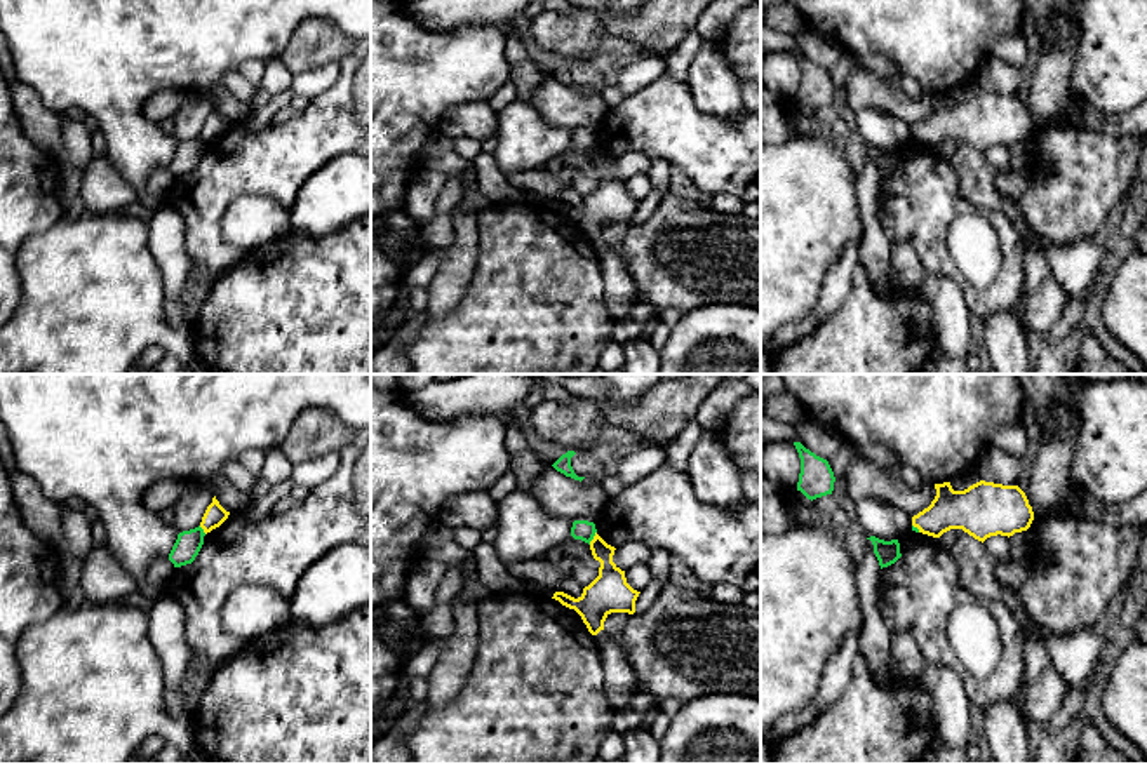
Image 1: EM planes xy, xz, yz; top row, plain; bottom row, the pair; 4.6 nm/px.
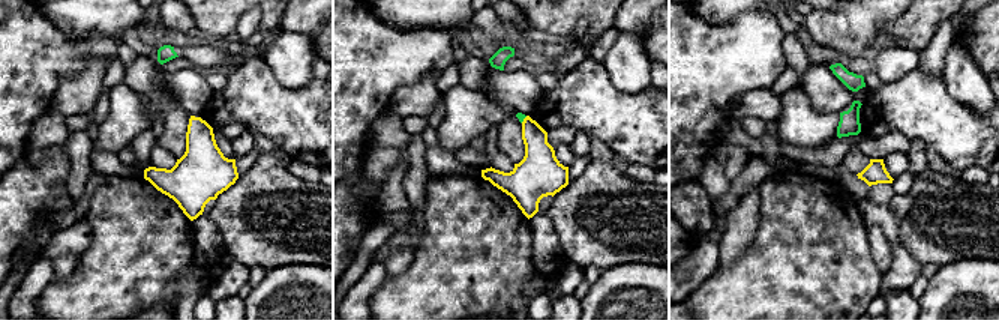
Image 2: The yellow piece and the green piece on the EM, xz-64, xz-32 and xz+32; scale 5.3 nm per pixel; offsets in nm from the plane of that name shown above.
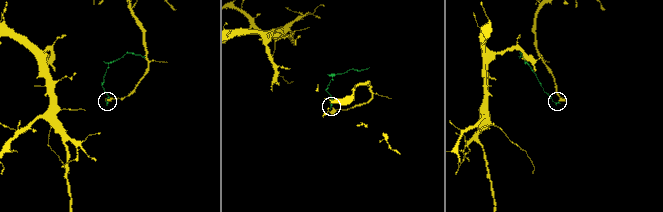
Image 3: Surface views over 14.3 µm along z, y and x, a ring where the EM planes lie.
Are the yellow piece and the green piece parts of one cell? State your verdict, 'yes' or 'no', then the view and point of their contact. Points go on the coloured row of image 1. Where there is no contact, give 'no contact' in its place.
no; meets yellow in xz at (594, 538)

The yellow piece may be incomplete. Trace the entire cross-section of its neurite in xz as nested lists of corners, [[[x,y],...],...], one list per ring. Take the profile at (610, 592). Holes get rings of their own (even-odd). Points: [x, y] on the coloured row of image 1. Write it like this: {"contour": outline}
{"contour": [[[597,533],[590,541],[590,550],[595,560],[600,562],[599,576],[583,588],[583,593],[574,599],[564,592],[555,592],[552,599],[562,606],[574,609],[592,635],[604,630],[604,621],[611,613],[635,613],[635,600],[641,592],[634,590],[614,562],[614,546],[607,545]]]}

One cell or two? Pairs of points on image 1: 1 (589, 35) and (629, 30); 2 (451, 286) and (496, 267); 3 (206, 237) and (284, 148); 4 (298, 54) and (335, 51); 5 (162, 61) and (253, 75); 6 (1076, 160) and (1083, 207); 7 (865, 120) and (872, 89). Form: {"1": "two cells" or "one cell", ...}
{"1": "two cells", "2": "two cells", "3": "one cell", "4": "one cell", "5": "two cells", "6": "one cell", "7": "two cells"}

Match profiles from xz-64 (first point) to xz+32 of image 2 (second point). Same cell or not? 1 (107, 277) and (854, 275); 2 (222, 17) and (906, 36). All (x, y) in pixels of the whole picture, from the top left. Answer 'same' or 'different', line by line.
1: same
2: same

